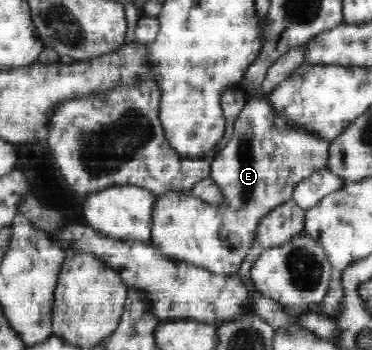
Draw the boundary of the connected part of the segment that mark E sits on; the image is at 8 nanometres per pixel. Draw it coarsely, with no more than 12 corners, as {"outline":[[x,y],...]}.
{"outline":[[248,99],[210,177],[157,196],[150,242],[236,275],[262,217],[330,141]]}

